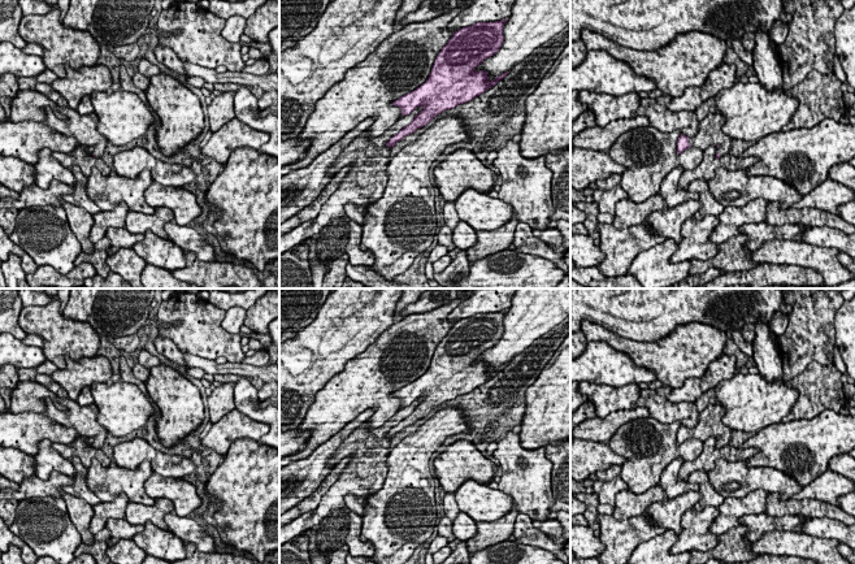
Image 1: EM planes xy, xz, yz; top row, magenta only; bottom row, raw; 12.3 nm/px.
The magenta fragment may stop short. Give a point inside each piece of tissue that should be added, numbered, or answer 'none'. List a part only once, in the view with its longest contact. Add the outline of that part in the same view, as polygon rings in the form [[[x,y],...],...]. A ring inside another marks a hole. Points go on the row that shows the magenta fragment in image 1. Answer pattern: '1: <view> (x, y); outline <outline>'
1: yz (710, 131); outline [[[708,113],[708,116],[699,122],[698,133],[689,139],[690,147],[698,147],[706,149],[709,146],[716,144],[719,147],[720,156],[728,155],[734,139],[722,131],[725,117],[719,113]]]

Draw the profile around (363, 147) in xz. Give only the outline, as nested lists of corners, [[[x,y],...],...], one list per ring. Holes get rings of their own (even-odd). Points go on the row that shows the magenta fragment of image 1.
[[[418,107],[411,114],[400,117],[379,136],[369,138],[368,130],[363,131],[351,144],[348,144],[342,151],[335,162],[330,165],[329,173],[335,174],[342,168],[351,164],[355,166],[355,169],[363,169],[365,160],[377,155],[389,157],[391,149],[386,146],[386,143],[403,127],[408,126],[413,121],[415,116],[422,109],[424,107]]]

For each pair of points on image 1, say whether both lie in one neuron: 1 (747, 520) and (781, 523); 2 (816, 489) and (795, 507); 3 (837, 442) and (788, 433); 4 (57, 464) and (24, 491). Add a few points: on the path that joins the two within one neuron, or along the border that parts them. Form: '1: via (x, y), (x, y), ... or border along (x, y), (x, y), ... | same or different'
1: via (755, 523), (773, 523) | same
2: border along (791, 498), (820, 499), (836, 504) | different
3: via (825, 439), (799, 439) | same
4: border along (34, 476), (47, 478), (59, 471), (70, 477) | different

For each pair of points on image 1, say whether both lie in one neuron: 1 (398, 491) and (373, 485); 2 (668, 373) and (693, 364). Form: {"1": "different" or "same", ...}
{"1": "different", "2": "same"}

